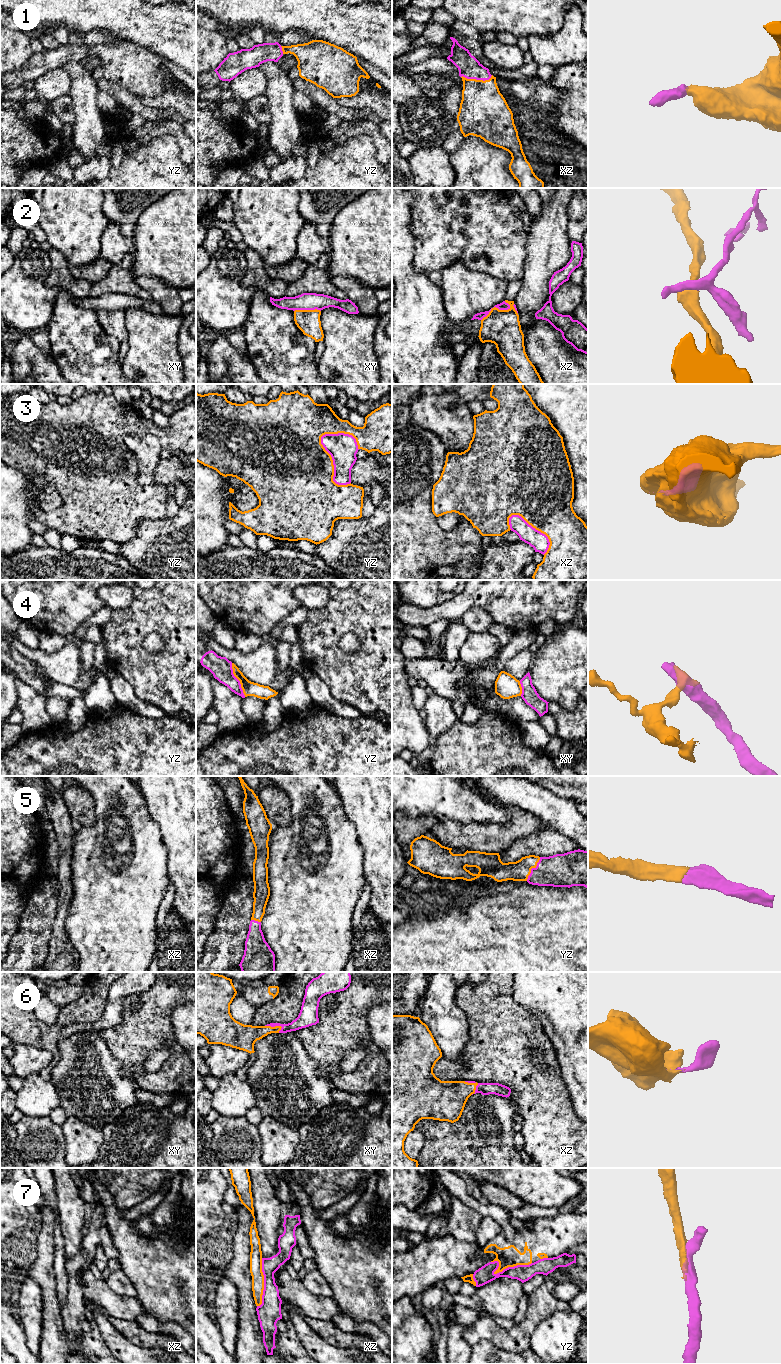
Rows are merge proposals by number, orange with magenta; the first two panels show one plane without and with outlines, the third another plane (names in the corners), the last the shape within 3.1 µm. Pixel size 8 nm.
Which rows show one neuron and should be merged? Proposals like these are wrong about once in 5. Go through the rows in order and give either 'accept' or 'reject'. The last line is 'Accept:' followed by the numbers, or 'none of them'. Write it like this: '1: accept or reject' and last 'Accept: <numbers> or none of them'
1: accept
2: reject
3: reject
4: reject
5: accept
6: accept
7: reject
Accept: 1, 5, 6

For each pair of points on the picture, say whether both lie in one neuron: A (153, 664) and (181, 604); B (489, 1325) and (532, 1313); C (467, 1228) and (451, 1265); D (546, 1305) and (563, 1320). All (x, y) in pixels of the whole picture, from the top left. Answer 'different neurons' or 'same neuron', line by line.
A: same neuron
B: same neuron
C: different neurons
D: different neurons

